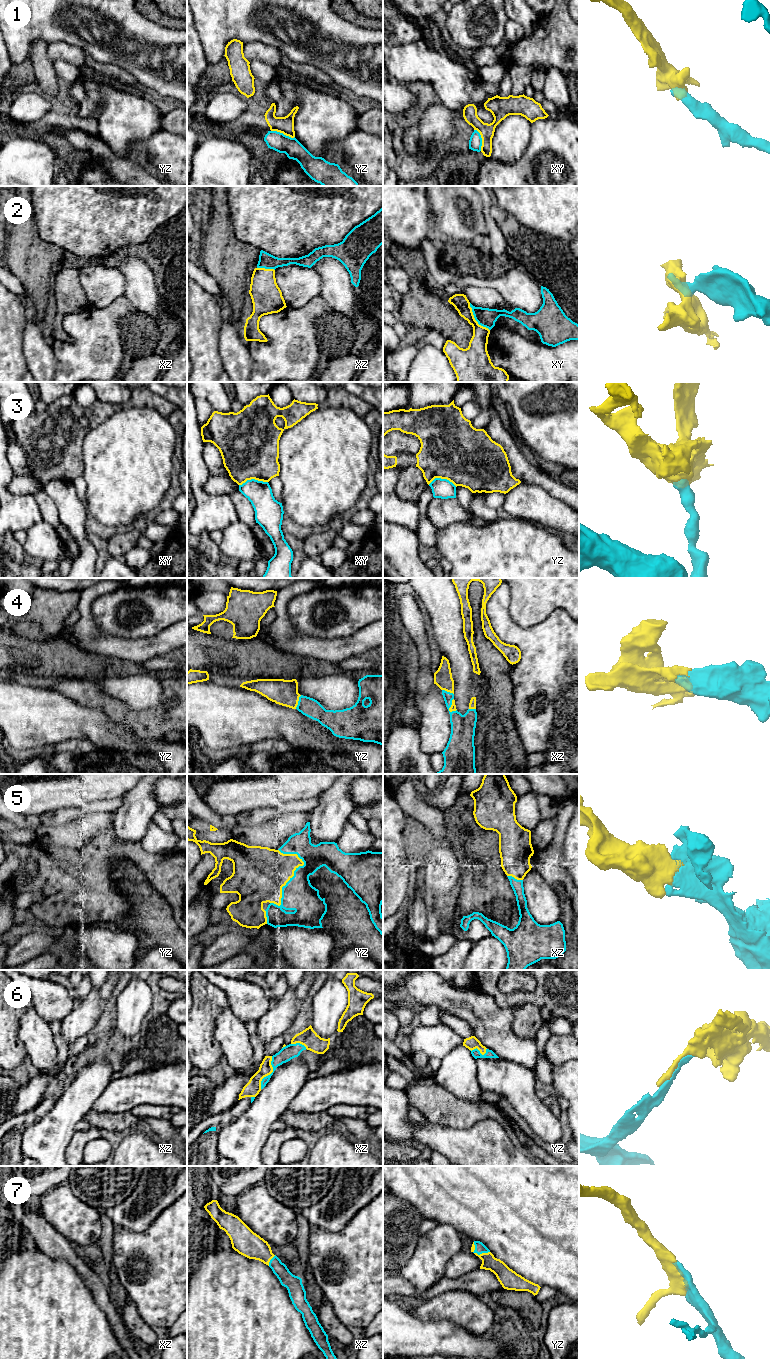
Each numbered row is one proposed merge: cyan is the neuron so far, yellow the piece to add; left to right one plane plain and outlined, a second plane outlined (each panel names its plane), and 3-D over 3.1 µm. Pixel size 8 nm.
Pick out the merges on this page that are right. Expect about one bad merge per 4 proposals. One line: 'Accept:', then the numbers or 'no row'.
Accept: 4, 5, 6, 7

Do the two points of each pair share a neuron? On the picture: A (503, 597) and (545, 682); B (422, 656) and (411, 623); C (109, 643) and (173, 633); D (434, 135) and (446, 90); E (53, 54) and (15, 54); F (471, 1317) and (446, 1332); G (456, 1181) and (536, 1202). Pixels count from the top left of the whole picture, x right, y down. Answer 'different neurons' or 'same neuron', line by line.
A: same neuron
B: same neuron
C: same neuron
D: different neurons
E: different neurons
F: different neurons
G: same neuron

